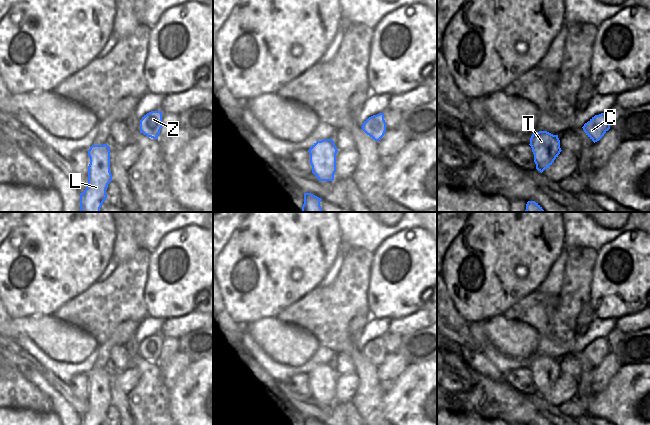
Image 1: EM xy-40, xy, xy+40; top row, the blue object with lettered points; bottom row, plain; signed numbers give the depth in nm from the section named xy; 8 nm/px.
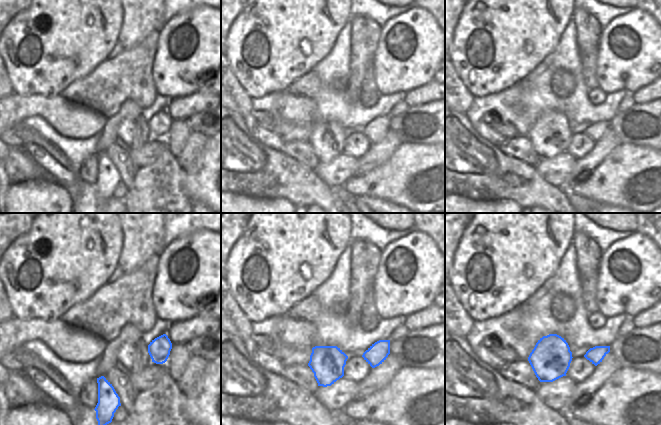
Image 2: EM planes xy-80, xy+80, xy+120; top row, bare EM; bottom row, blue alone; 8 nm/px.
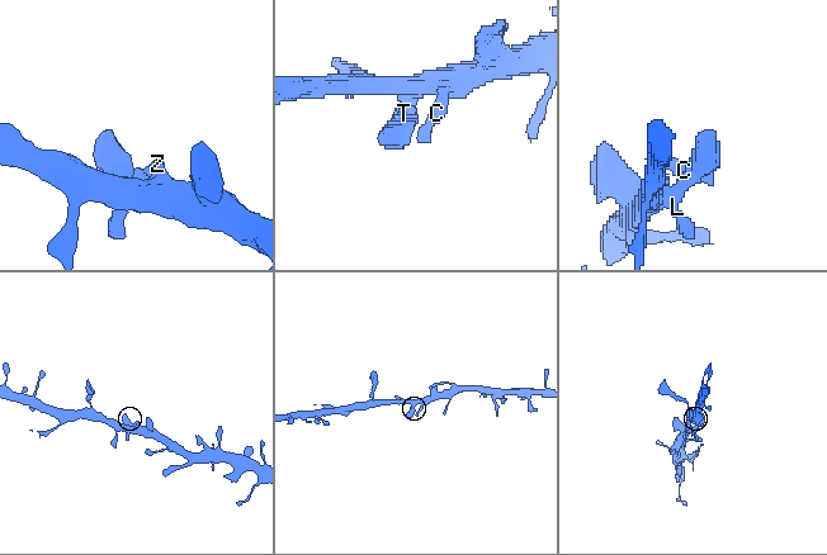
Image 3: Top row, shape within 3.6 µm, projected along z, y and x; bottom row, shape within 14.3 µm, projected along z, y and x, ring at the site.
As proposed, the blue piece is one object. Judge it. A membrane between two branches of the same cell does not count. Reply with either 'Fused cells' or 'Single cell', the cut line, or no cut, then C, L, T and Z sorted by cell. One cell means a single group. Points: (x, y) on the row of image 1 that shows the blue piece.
Single cell. No split. Groups: C L T Z

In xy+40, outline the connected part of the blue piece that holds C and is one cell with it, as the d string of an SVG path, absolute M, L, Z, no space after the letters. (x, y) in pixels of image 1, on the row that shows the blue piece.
M606 113L592 117L582 127L586 135L595 143L610 129L610 122Z

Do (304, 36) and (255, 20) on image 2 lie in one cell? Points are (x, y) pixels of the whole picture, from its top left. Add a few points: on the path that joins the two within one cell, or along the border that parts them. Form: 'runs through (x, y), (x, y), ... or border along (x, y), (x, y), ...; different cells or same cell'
runs through (292, 26), (267, 26); same cell

